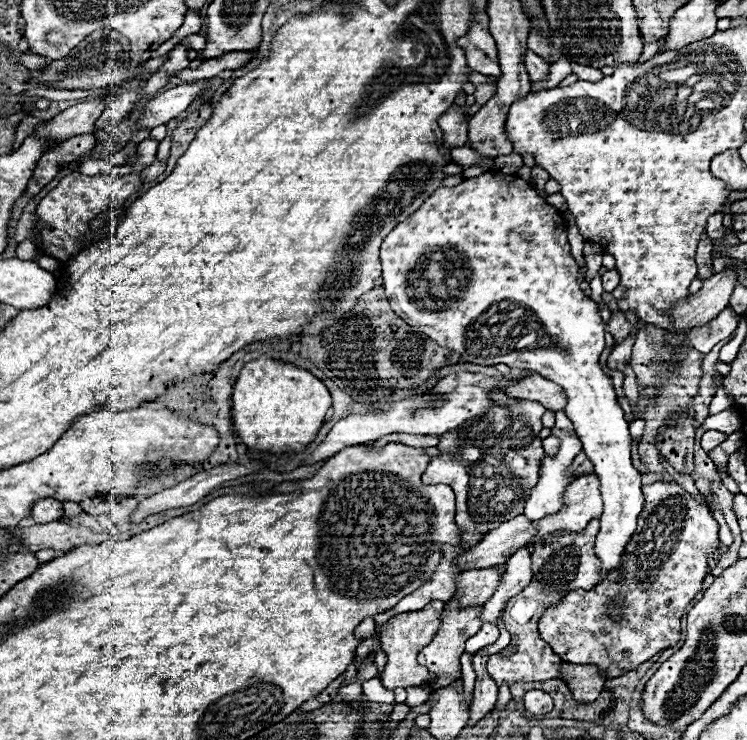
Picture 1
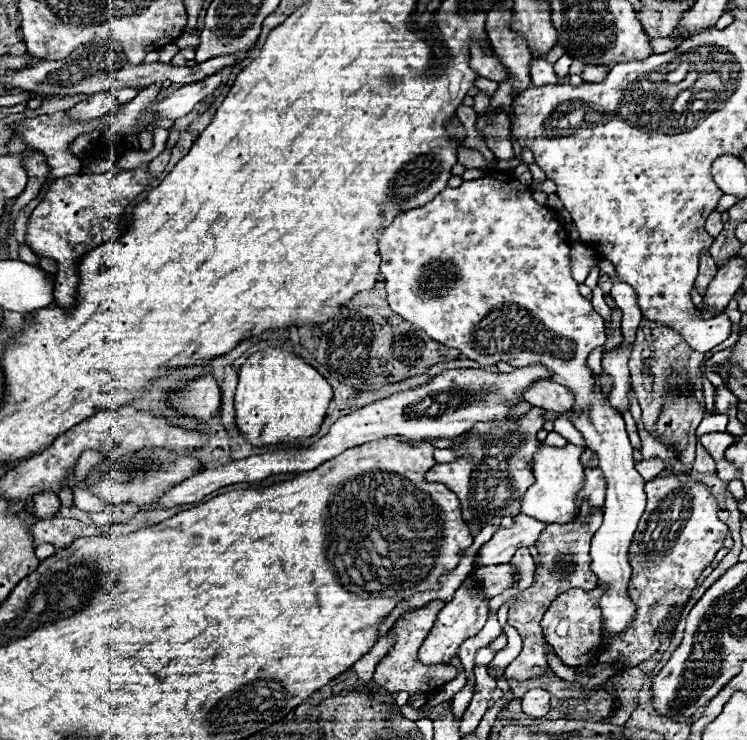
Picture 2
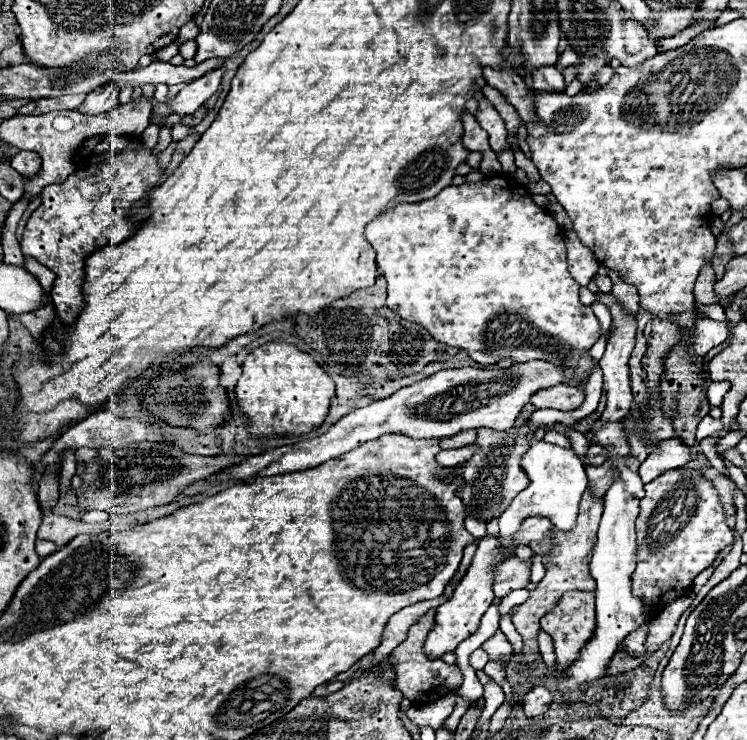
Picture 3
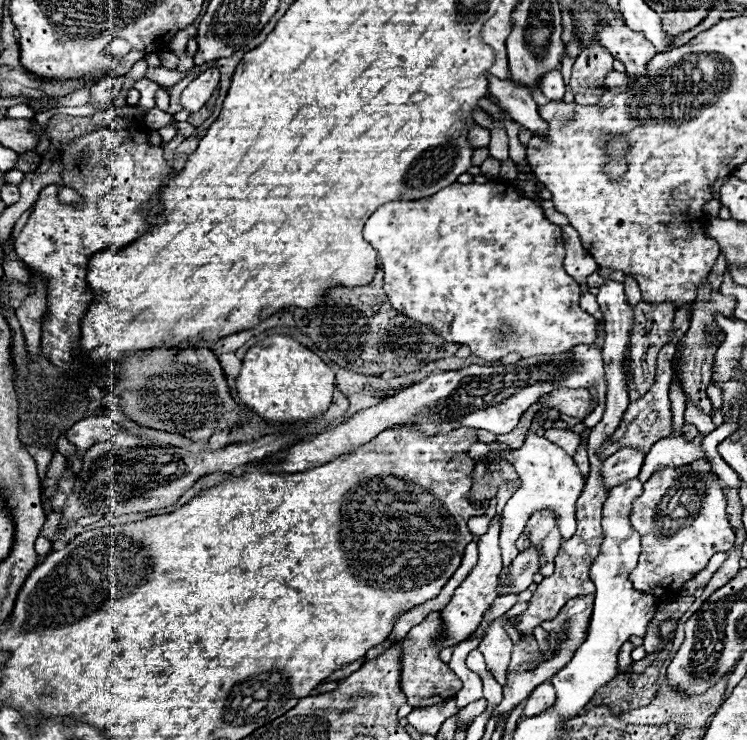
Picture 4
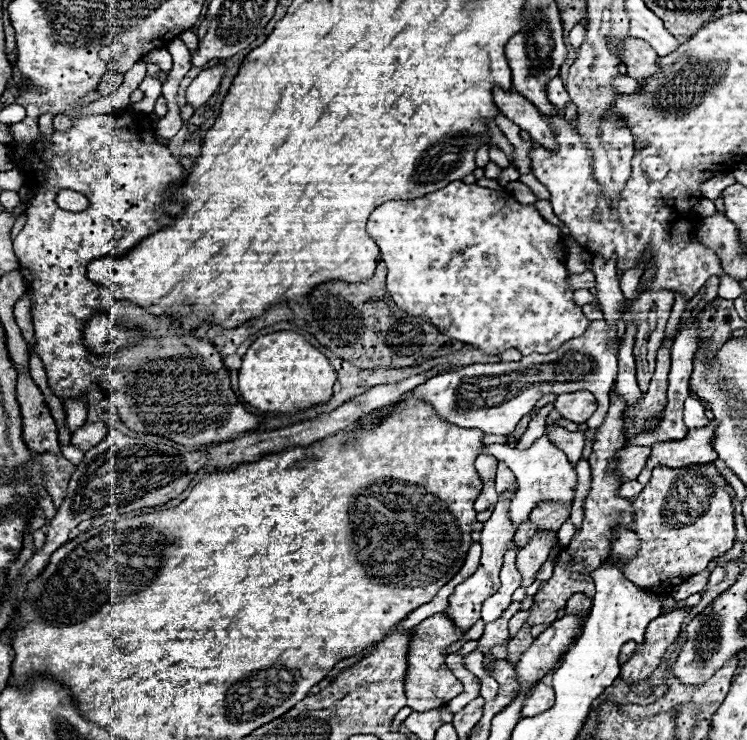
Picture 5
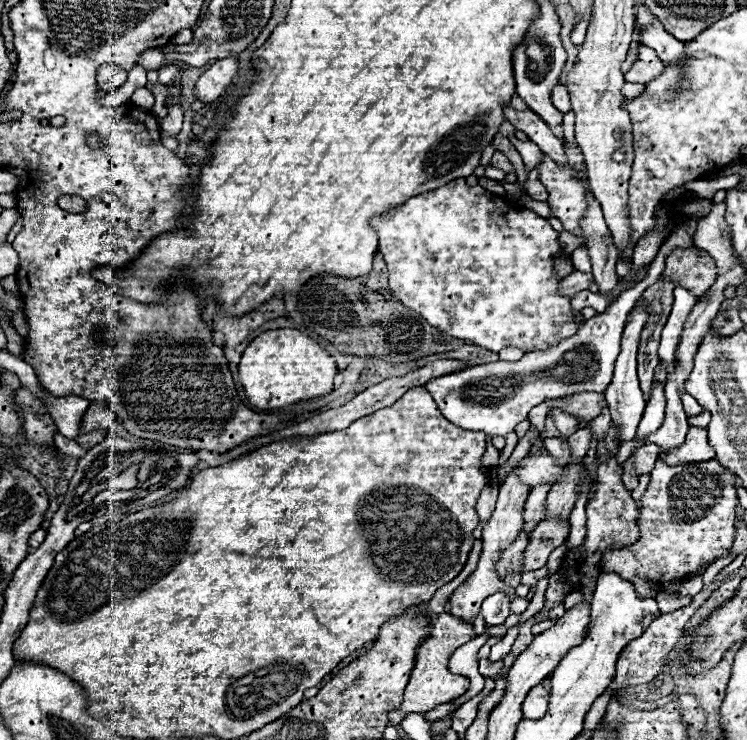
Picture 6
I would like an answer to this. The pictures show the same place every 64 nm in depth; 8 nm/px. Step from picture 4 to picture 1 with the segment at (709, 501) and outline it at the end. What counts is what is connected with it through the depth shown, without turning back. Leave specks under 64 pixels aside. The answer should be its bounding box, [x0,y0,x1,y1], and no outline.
[540,482,720,678]

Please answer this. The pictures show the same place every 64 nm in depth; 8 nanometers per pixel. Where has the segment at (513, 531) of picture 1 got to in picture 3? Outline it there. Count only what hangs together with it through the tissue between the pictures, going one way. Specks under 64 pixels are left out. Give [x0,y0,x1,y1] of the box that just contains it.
[514,516,554,556]

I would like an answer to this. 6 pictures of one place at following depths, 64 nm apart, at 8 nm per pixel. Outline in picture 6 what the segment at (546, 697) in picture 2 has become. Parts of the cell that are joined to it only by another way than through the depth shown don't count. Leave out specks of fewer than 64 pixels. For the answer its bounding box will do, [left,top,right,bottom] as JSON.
[522,684,550,720]

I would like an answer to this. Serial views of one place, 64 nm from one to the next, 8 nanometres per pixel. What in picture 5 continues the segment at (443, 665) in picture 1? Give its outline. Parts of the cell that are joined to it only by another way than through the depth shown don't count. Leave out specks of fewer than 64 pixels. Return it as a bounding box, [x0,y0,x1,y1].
[446,490,516,630]

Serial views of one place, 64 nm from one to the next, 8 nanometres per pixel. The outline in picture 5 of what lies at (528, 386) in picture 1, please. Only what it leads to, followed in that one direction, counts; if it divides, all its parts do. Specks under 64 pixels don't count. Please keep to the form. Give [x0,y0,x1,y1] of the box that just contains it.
[554,392,598,424]

